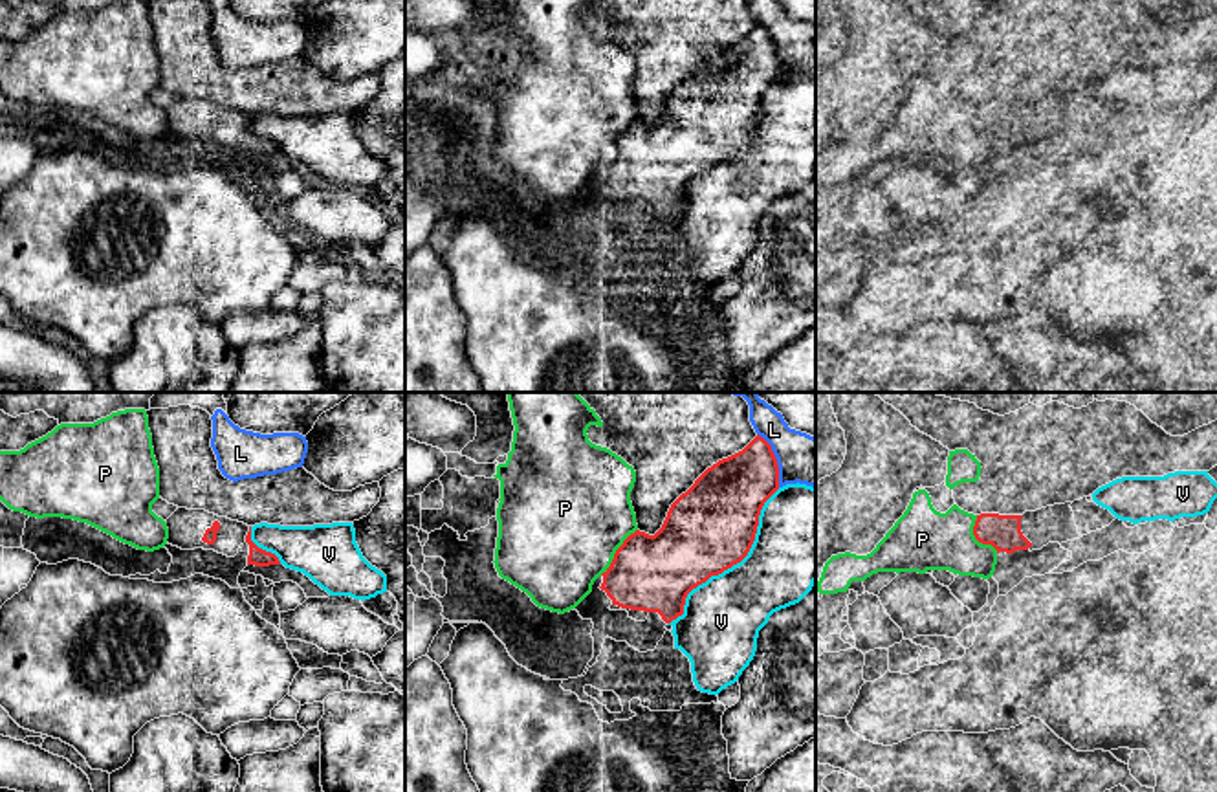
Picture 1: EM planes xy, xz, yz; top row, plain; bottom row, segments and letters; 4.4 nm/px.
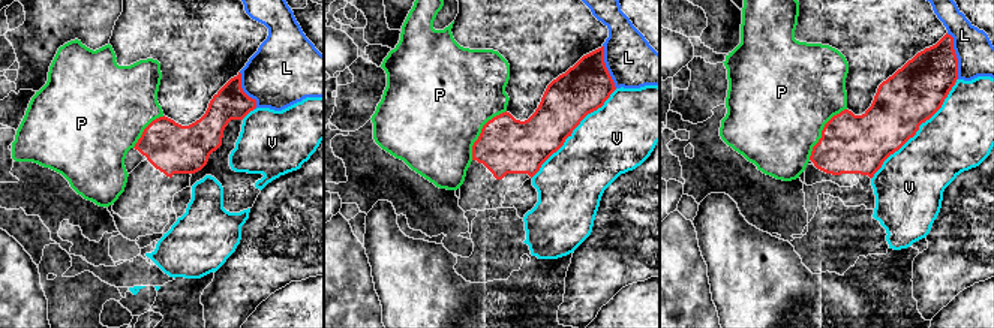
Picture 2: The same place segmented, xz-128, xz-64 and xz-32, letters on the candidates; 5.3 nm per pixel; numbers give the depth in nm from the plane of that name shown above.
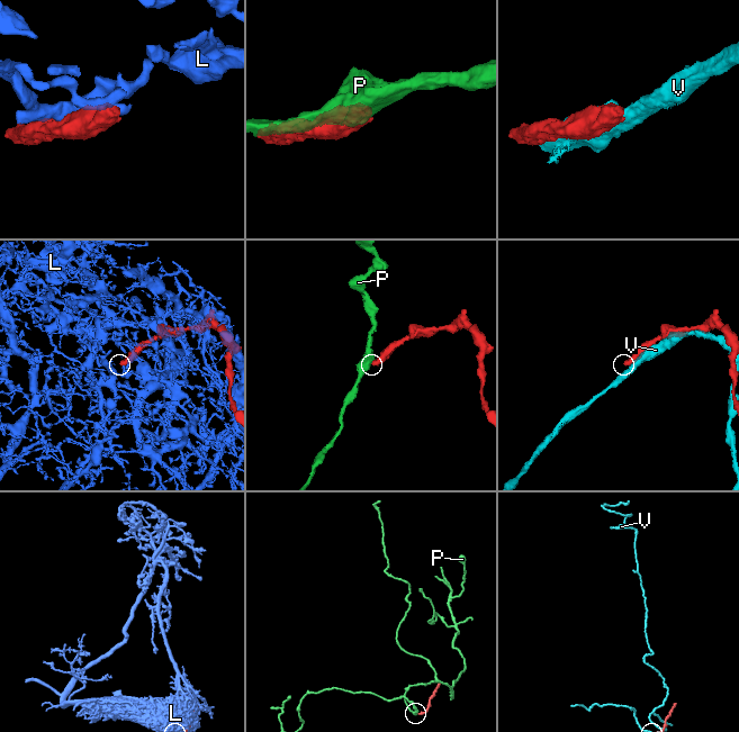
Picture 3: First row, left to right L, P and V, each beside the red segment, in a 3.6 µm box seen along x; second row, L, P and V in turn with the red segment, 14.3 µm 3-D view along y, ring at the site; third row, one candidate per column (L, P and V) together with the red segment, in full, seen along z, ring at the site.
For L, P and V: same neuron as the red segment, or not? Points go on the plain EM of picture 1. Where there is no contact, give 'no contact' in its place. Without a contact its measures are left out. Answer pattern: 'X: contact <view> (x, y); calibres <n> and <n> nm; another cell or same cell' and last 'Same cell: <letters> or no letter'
L: contact xz (776, 50); calibres 300 and 220 nm; another cell
P: contact xz (616, 142); calibres 340 and 480 nm; another cell
V: contact xz (734, 153); calibres 380 and 340 nm; another cell
Same cell: no letter

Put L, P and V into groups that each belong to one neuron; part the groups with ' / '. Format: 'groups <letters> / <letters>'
groups L / P / V

